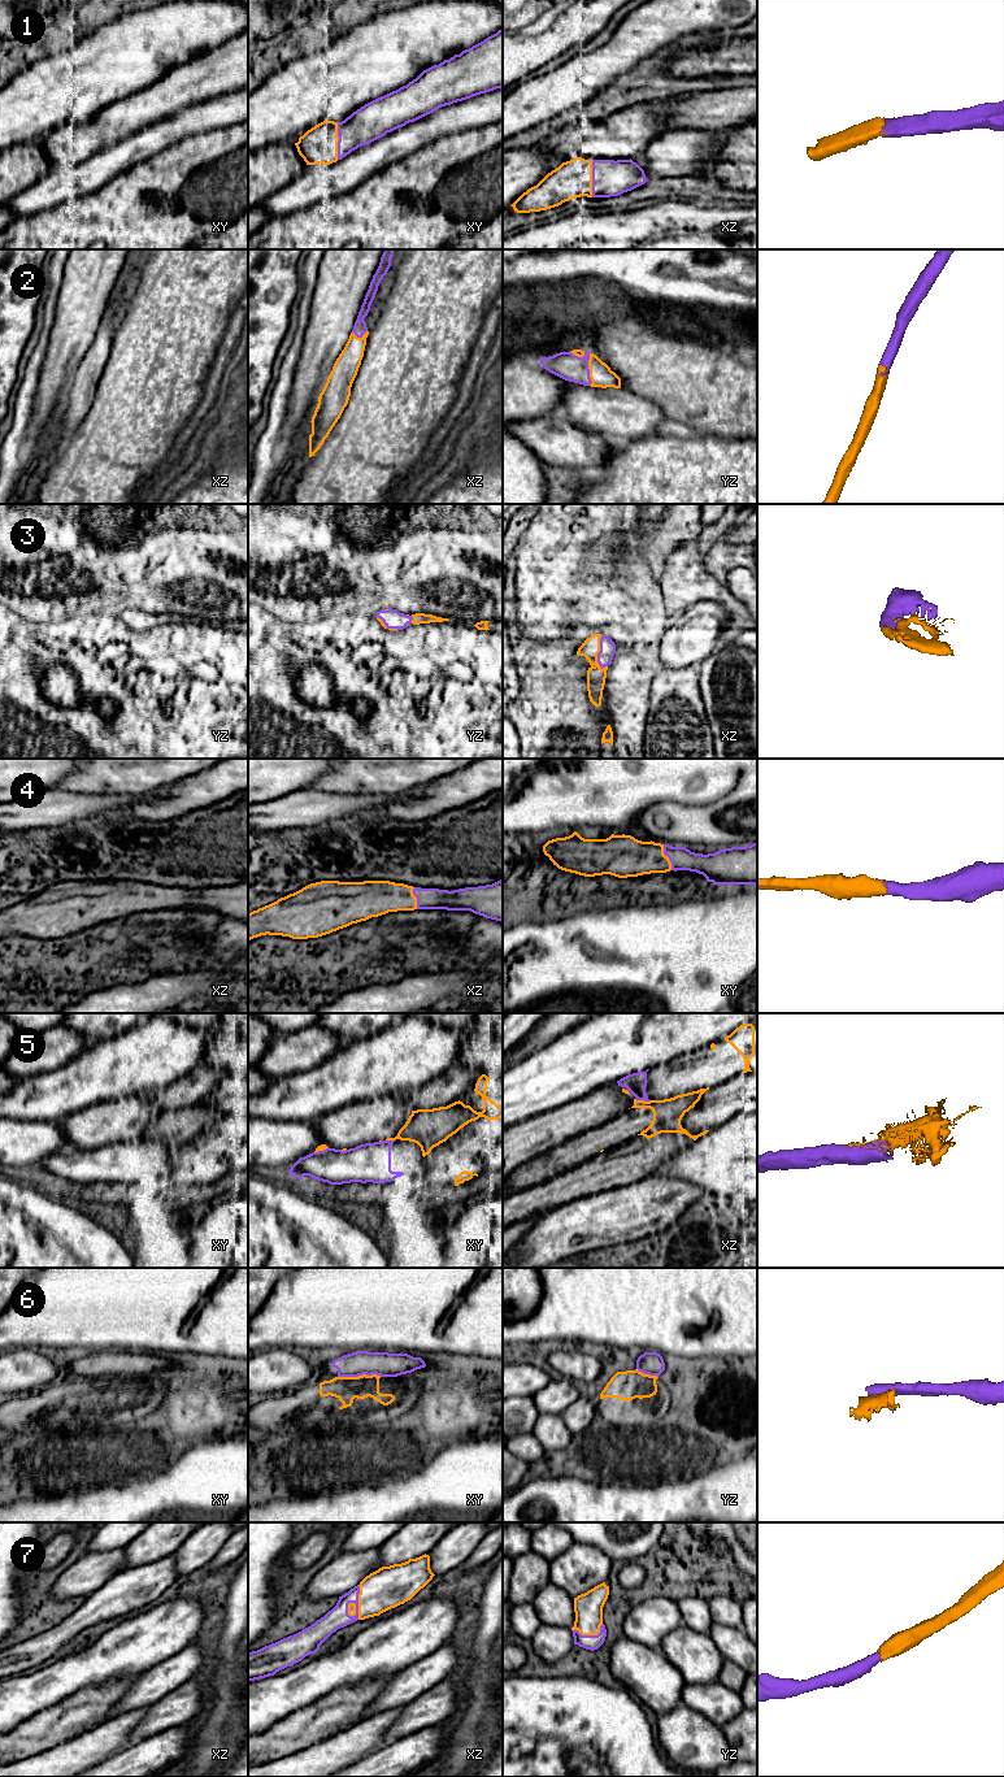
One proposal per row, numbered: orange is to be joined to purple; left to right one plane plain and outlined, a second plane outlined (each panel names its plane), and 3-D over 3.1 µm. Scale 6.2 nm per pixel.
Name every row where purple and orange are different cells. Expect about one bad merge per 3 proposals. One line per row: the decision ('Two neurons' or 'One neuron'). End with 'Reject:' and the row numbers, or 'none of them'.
1: One neuron
2: One neuron
3: One neuron
4: One neuron
5: Two neurons
6: Two neurons
7: One neuron
Reject: 5, 6

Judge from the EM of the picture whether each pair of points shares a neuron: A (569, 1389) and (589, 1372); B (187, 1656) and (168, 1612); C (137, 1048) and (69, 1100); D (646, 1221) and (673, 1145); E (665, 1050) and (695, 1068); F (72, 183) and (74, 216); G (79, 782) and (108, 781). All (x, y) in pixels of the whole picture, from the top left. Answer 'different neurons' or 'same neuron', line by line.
A: different neurons
B: different neurons
C: same neuron
D: different neurons
E: different neurons
F: different neurons
G: same neuron

